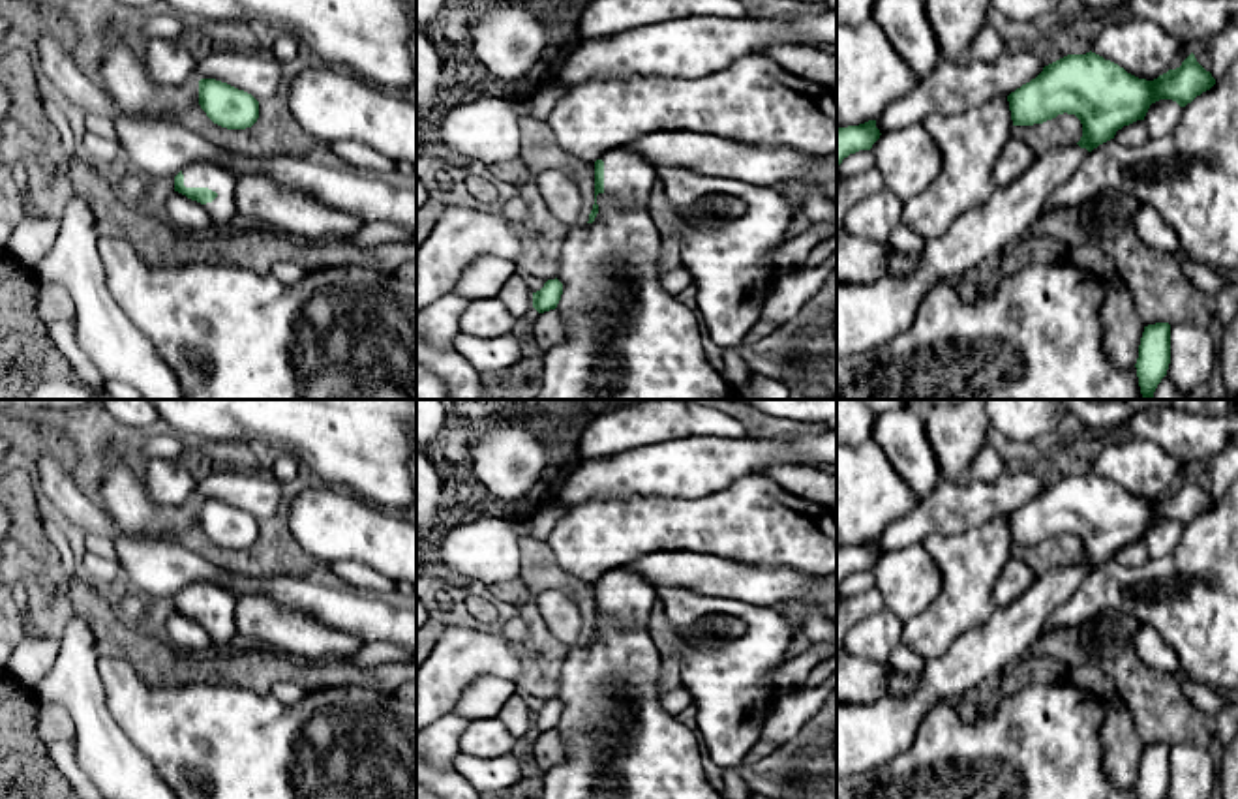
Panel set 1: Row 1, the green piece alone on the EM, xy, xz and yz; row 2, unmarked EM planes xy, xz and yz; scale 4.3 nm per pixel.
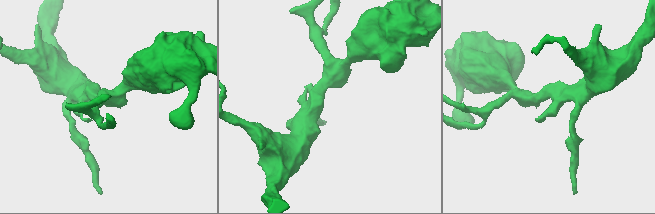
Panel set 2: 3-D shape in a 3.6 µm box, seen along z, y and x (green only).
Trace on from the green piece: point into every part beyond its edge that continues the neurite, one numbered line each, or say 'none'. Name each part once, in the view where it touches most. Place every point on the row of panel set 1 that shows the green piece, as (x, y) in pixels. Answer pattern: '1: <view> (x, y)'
1: xy (209, 175)

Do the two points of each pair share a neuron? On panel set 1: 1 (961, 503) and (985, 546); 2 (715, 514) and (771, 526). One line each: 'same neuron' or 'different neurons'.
1: different neurons
2: same neuron

